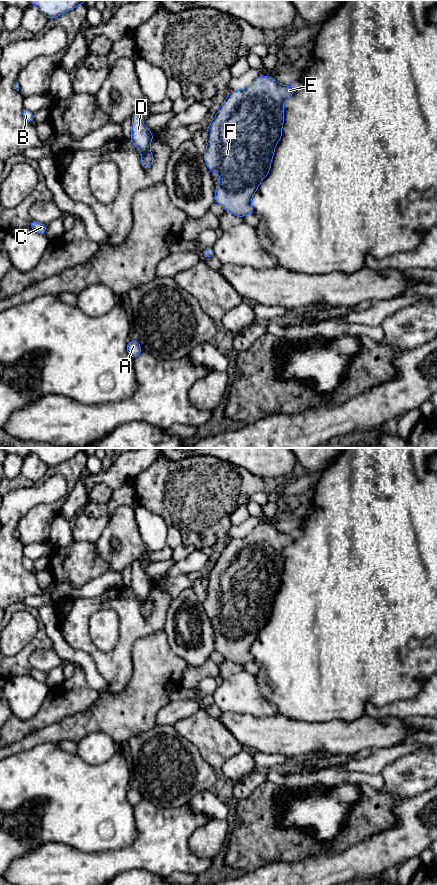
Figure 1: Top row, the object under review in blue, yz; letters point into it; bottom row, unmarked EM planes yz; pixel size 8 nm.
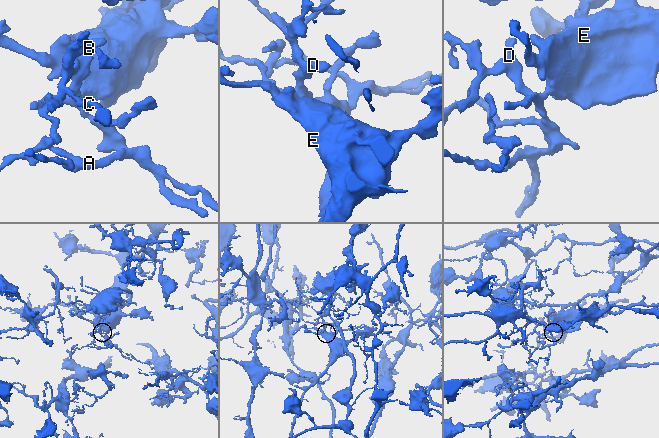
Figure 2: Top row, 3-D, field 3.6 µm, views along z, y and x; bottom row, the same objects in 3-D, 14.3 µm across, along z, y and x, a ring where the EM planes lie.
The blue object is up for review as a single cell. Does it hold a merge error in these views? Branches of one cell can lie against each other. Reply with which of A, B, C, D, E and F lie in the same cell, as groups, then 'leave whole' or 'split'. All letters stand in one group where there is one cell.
A B C D E F; leave whole

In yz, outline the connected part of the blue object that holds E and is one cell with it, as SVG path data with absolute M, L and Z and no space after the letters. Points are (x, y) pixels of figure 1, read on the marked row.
M270 76L258 77L246 89L230 91L211 121L204 134L207 138L207 149L203 157L211 173L220 175L220 185L215 188L215 202L220 203L227 212L241 218L254 213L251 198L270 171L275 147L282 137L283 103L295 90L296 86L281 85Z

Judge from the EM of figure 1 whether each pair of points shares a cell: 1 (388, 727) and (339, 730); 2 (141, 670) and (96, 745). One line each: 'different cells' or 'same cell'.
1: same cell
2: different cells

